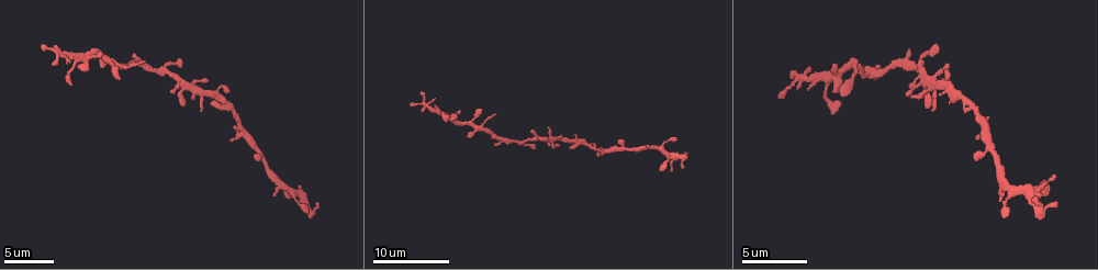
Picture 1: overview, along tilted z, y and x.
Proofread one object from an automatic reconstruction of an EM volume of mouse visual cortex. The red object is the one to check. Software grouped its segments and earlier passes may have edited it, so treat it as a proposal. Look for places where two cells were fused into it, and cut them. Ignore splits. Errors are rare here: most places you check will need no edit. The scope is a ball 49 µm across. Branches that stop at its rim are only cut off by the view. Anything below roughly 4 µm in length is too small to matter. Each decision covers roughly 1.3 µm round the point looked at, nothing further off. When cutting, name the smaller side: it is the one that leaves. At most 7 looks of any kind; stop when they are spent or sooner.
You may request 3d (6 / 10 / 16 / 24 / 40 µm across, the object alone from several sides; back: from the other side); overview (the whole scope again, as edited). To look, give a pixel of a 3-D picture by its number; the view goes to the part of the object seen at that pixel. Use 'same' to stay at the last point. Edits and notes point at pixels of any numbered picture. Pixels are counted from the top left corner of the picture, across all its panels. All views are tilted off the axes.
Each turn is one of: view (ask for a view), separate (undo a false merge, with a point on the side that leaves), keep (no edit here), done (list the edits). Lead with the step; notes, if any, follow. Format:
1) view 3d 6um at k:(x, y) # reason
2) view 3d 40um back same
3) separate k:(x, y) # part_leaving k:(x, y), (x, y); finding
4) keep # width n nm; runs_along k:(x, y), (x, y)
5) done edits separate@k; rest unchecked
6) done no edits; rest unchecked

view 3d 10um at 1:(806, 76) # calibre changes

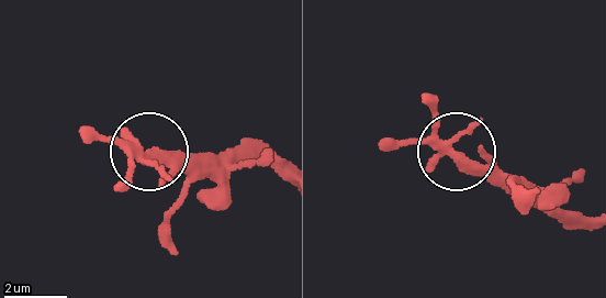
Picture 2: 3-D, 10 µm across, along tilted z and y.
keep # runs_along 2:(279, 165), (165, 150), (139, 154), (120, 181); one cell here

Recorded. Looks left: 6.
view 3d 10um at 1:(480, 130) # thick turns thin

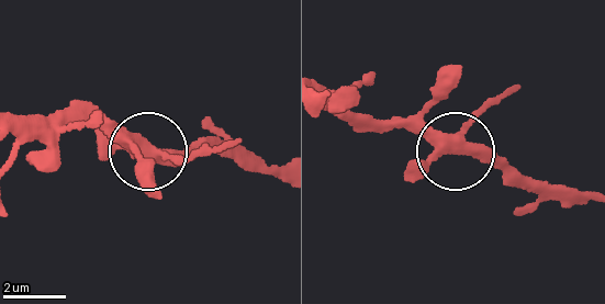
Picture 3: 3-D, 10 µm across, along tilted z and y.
keep # runs_along 3:(586, 195), (515, 178), (366, 120); all the same cell

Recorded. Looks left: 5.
view 3d 6um at 1:(555, 139) # looks like a crossing

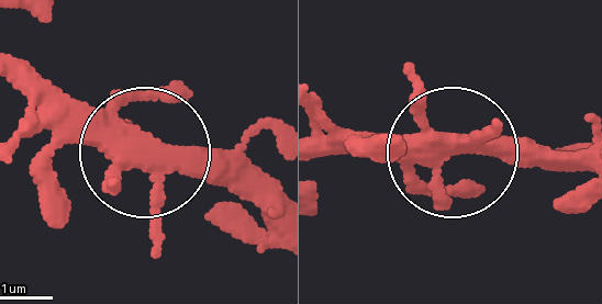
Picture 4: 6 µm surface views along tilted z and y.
keep # side_arm 21 um; runs_along 4:(423, 144), (580, 152); all the same cell

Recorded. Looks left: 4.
done no edits; rest unchecked

